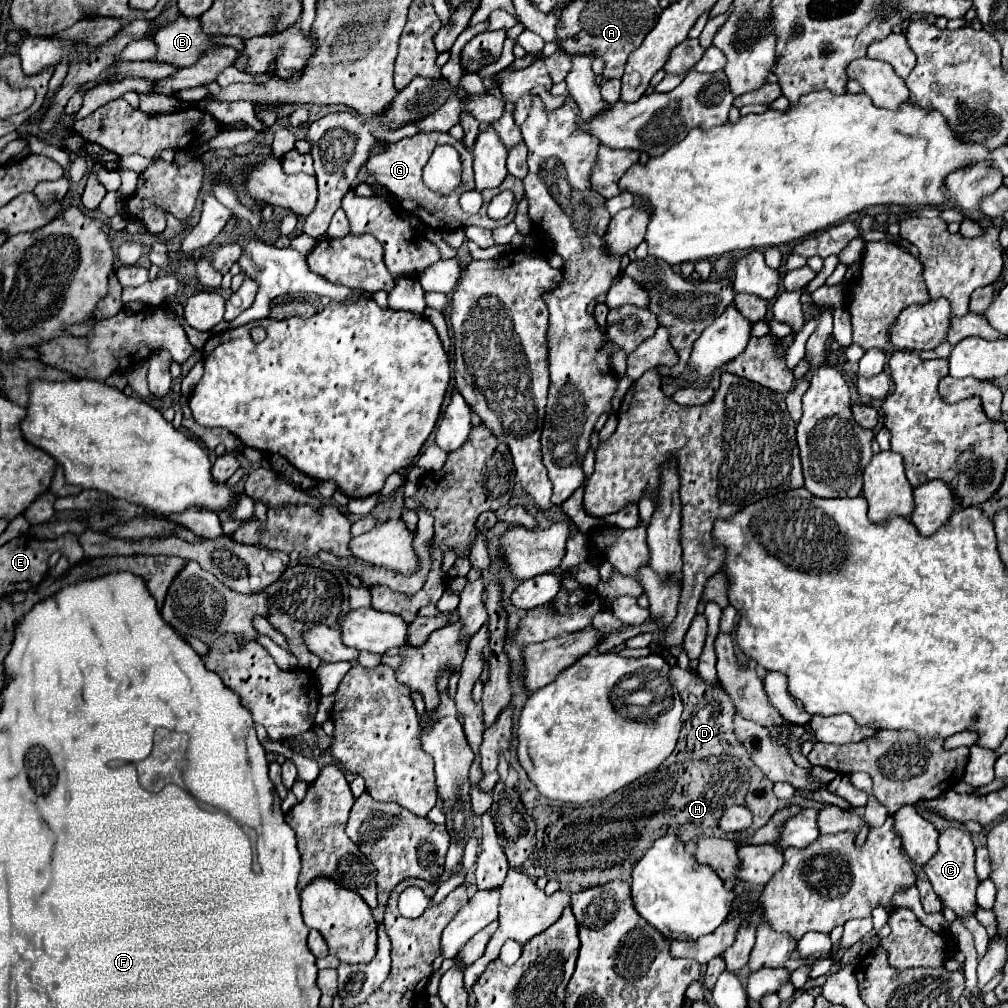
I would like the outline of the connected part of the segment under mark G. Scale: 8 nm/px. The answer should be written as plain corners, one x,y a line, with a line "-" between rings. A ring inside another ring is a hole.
419,132
419,134
415,134
415,136
409,136
409,138
399,140
399,142
395,142
395,144
387,144
387,148
385,148
383,152
371,156
371,158
367,160
367,172
373,174
375,180
377,180
379,184
383,184
383,186
397,198
397,202
399,202
399,206
401,206
403,212
407,212
407,214
411,214
411,216
417,216
423,224
427,224
427,226
433,228
433,230
453,232
453,230
467,228
467,226
481,226
481,228
493,230
493,228
499,228
499,226
505,226
505,224
513,222
515,212
517,212
517,204
519,204
521,198
523,198
523,184
521,184
521,180
515,180
515,178
511,178
509,174
505,176
505,180
501,182
499,188
495,188
495,190
483,190
483,192
481,192
481,196
483,196
483,206
481,206
481,210
479,210
477,214
469,216
469,214
465,214
465,212
461,210
461,206
459,206
459,196
461,196
461,192
475,188
471,162
473,162
473,152
467,150
467,148
463,146
463,142
455,140
451,134
443,134
443,132
-
439,144
451,144
451,146
455,146
457,152
461,154
461,166
463,166
463,180
461,180
459,188
455,190
455,194
451,194
451,196
447,196
447,198
445,198
445,196
439,196
439,194
433,194
431,190
423,188
423,184
421,184
421,168
423,168
423,164
429,160
433,148
439,146
-
501,190
513,190
513,194
515,194
515,204
513,204
511,212
507,214
507,218
503,218
503,220
491,220
485,210
487,210
487,204
489,204
491,196
499,194

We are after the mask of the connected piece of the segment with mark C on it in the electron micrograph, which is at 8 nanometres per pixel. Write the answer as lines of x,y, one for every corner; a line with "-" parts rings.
945,828
939,832
937,840
937,852
929,862
923,866
923,872
927,874
929,882
933,884
933,890
941,898
945,908
951,908
959,918
973,914
977,908
975,902
975,888
979,884
979,878
975,874
975,846
971,840
971,834
961,828

